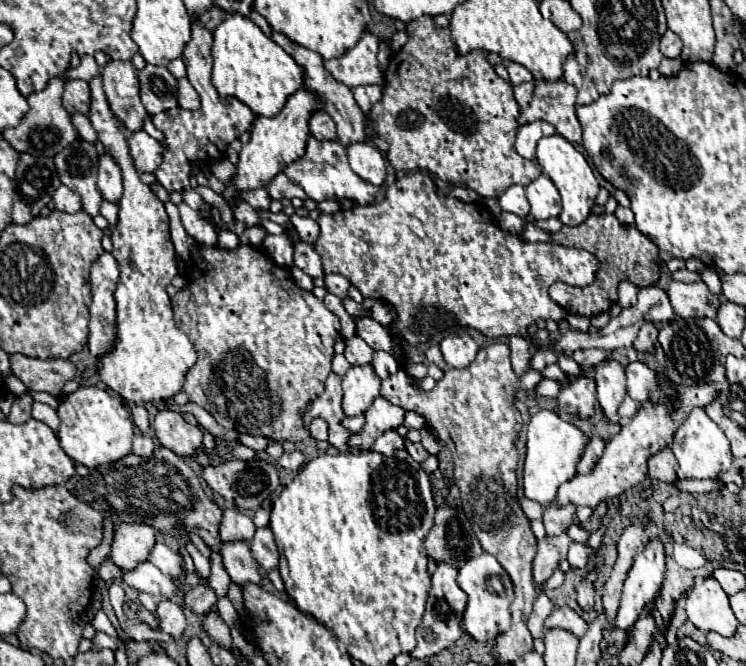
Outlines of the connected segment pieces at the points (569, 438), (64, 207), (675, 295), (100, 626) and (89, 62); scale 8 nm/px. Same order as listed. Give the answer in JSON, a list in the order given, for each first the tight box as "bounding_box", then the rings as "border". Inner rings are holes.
[{"bounding_box":[523,410,589,506],"border":[[[539,410],[533,414],[527,428],[527,458],[523,468],[525,496],[539,502],[541,506],[553,502],[557,488],[577,474],[577,464],[585,452],[587,442],[589,436],[581,428],[565,422],[553,410]]]},{"bounding_box":[53,186,81,214],"border":[[[59,186],[53,194],[53,202],[55,202],[55,208],[61,210],[61,212],[69,212],[69,214],[75,214],[81,210],[81,198],[67,186]]]},{"bounding_box":[667,282,719,318],"border":[[[671,282],[667,296],[677,316],[681,318],[715,318],[719,298],[703,282],[685,284]]]},{"bounding_box":[91,610,117,636],"border":[[[101,610],[95,614],[95,618],[91,620],[91,624],[93,624],[95,630],[99,630],[99,632],[105,632],[105,634],[109,634],[109,636],[117,636],[113,624],[111,624],[109,618],[105,616],[105,612],[101,612]]]},{"bounding_box":[65,56,99,82],"border":[[[83,56],[83,58],[81,58],[81,64],[79,64],[77,68],[67,70],[65,78],[67,78],[67,80],[81,78],[81,80],[87,80],[87,82],[89,82],[95,74],[99,74],[99,66],[97,66],[95,58],[93,58],[93,56]]]}]

